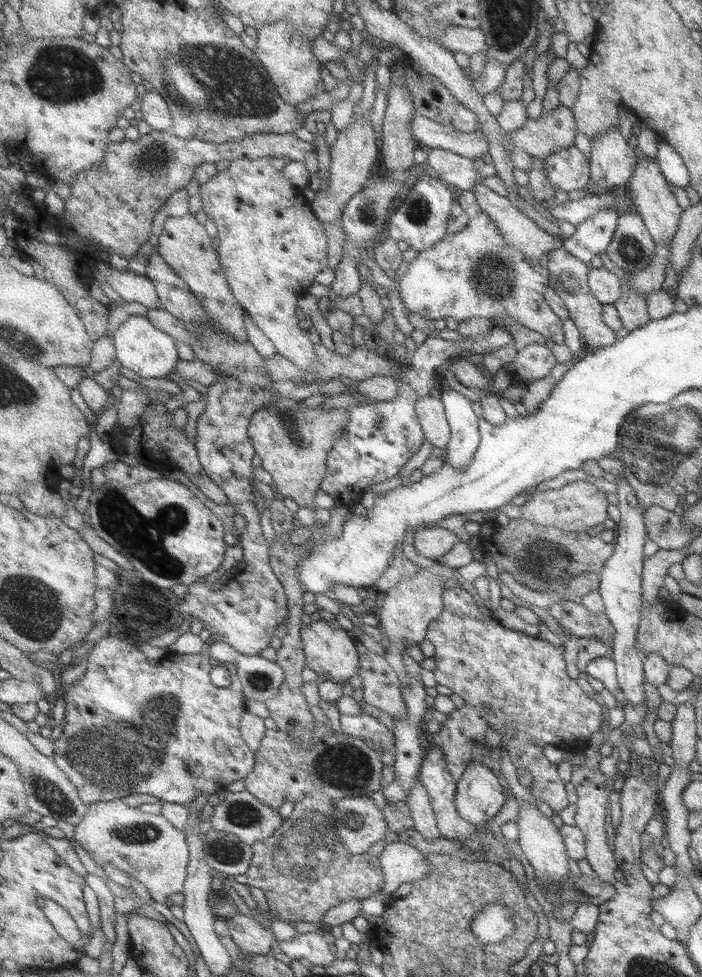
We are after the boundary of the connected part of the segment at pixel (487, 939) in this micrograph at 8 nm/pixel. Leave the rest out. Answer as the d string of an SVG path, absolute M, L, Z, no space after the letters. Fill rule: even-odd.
M488 904L474 916L474 936L478 943L496 945L504 938L509 938L517 930L517 921L510 908L502 908L500 904Z

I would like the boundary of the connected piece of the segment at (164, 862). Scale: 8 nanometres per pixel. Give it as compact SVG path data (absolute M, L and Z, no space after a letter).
M114 798L108 802L90 804L88 814L82 821L79 826L75 826L75 840L97 864L103 866L106 863L112 863L123 872L130 873L147 887L153 900L169 907L171 907L170 896L184 892L191 863L189 833L178 829L162 812L158 814L142 812L125 804L121 798Z

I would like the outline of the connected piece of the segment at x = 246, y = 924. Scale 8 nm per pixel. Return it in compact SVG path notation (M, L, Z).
M238 914L230 919L229 928L240 950L254 955L271 954L272 946L280 943L271 927L263 926L254 916Z

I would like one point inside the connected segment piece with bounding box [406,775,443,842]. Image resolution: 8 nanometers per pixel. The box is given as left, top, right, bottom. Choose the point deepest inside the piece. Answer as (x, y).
(420, 803)

